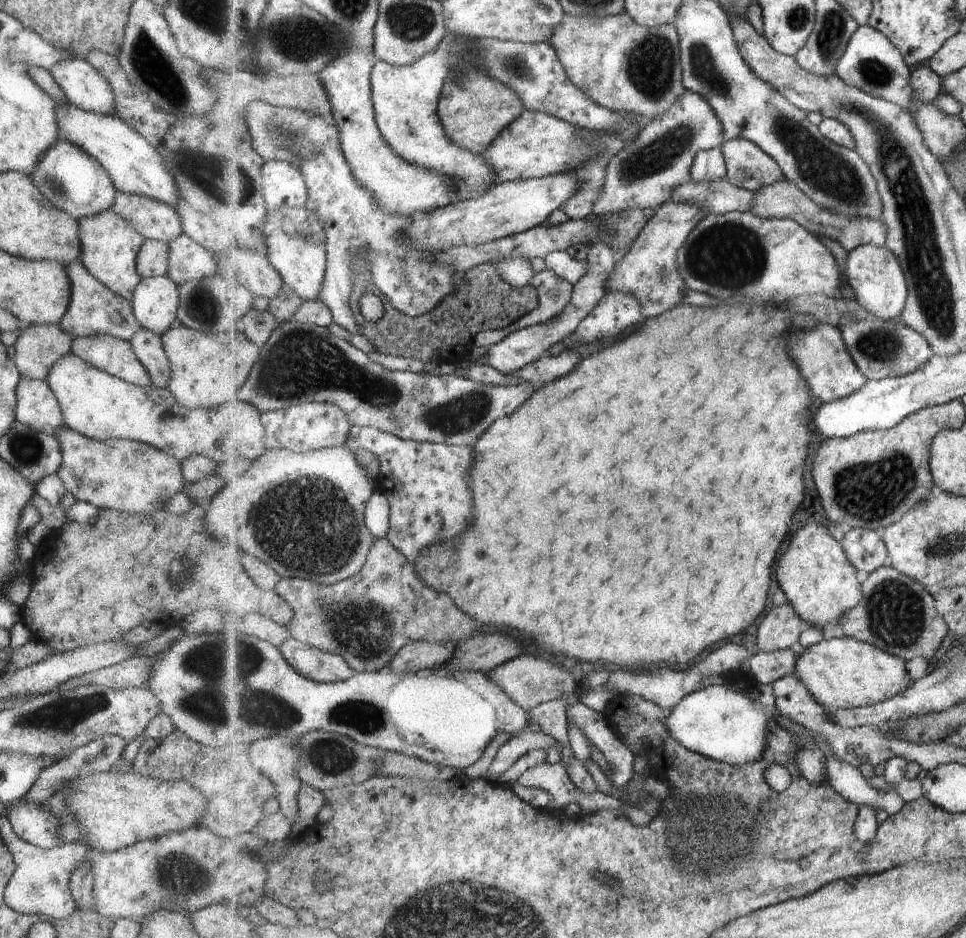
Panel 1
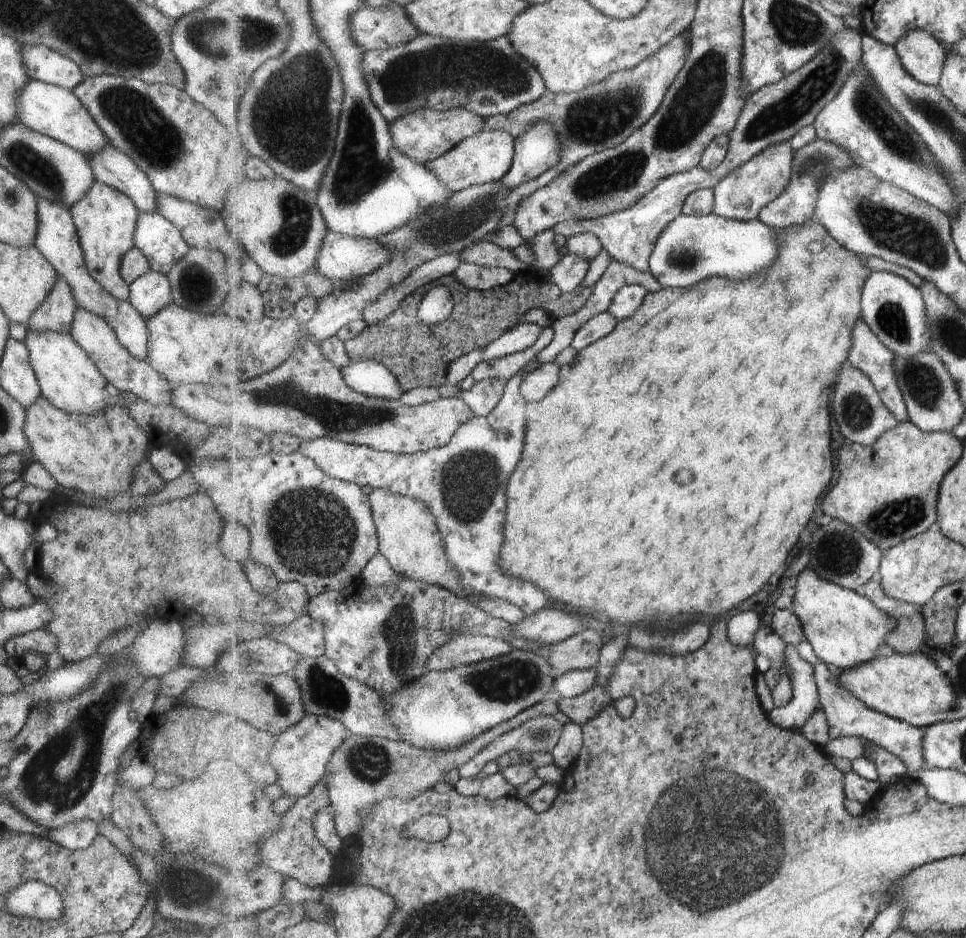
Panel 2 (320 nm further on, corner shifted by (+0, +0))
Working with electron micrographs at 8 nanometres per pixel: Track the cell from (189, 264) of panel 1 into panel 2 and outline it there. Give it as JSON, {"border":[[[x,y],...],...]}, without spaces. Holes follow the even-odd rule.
{"border":[[[138,212],[138,214],[135,232],[133,232],[133,246],[147,258],[152,272],[165,275],[176,262],[187,254],[189,246],[185,244],[179,230],[162,215],[157,212]]]}

